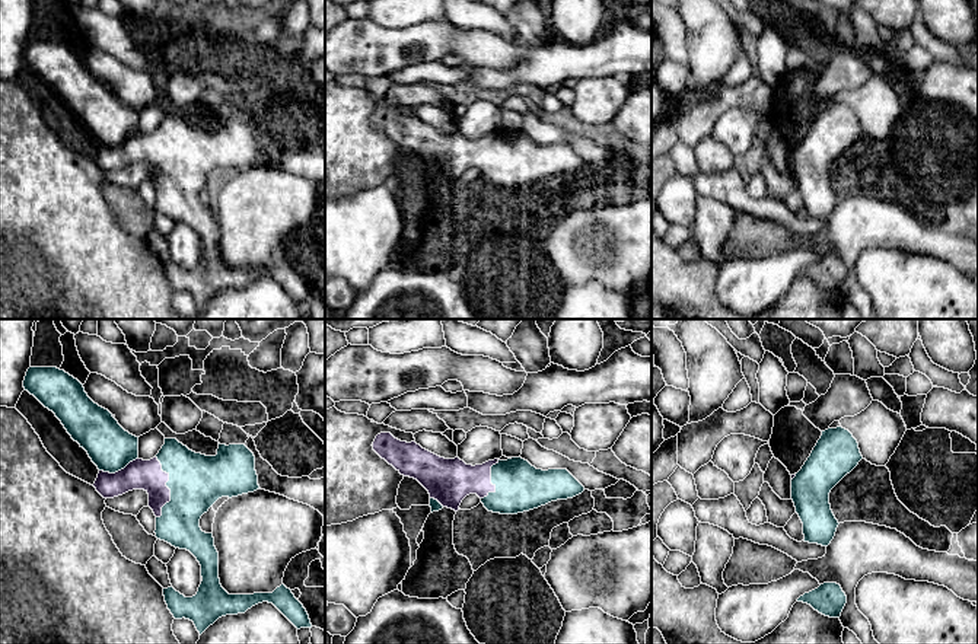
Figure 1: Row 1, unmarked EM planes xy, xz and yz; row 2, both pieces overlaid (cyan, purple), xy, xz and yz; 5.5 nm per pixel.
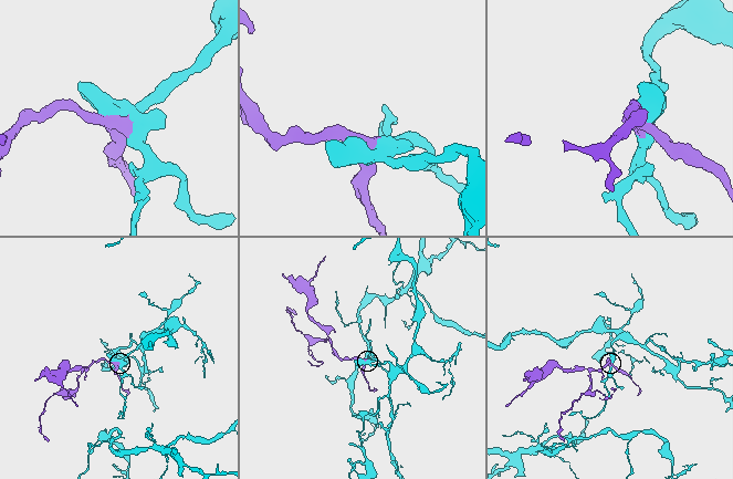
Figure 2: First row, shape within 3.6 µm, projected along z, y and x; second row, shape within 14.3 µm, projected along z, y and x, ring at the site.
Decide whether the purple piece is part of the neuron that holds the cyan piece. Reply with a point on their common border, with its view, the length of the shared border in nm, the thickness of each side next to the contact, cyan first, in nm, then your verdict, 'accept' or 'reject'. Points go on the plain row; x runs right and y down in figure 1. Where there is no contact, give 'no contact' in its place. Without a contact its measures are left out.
meets cyan in xy at (166, 159); contact 340 nm long; 300 nm thick on the cyan side, 170 nm on the other; accept

